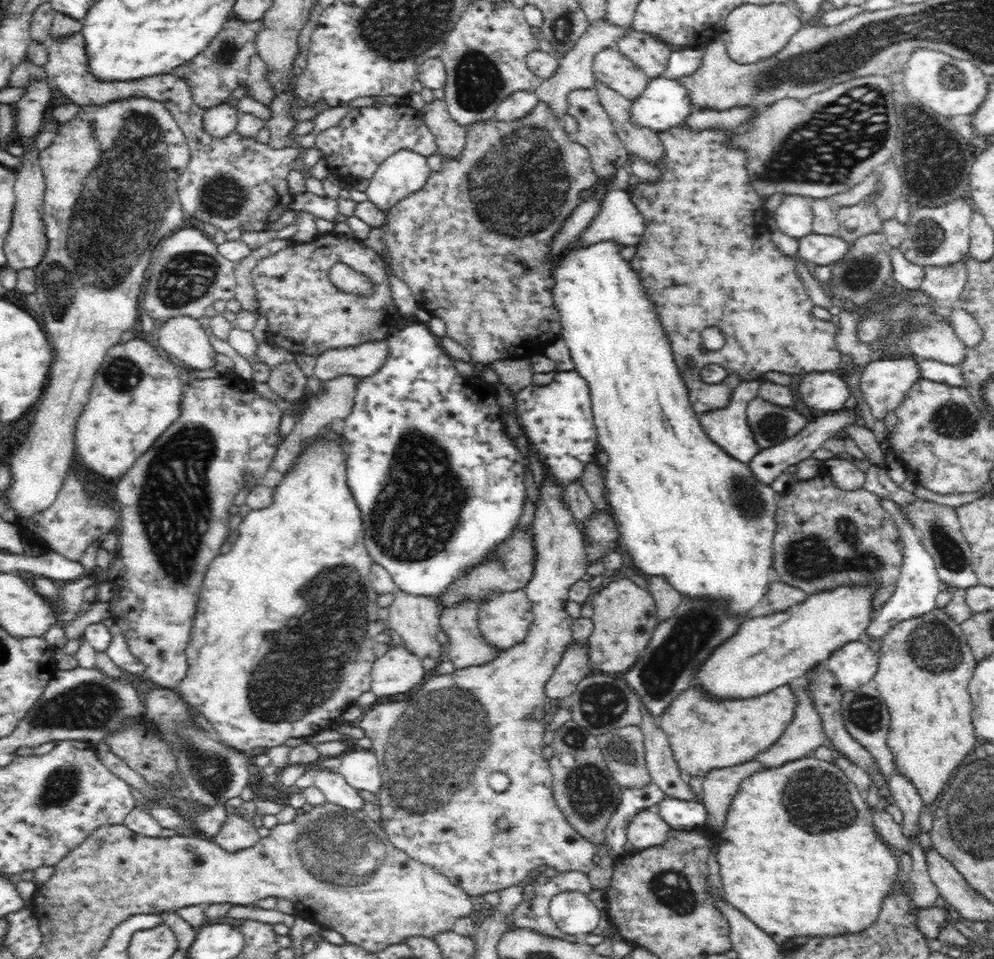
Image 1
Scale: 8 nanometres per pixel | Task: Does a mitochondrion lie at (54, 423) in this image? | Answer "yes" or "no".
no

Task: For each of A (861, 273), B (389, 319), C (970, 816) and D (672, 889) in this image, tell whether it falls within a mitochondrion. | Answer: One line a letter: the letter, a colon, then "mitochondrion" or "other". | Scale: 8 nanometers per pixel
A: mitochondrion
B: other
C: mitochondrion
D: mitochondrion

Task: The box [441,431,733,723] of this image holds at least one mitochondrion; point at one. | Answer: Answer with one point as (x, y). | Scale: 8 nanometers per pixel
(695, 630)

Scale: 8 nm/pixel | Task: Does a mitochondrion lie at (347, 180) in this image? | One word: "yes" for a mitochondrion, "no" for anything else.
no

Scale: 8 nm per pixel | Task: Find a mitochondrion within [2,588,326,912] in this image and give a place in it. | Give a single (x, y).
(91, 705)

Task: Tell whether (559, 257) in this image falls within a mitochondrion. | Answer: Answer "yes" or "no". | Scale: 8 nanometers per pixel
no

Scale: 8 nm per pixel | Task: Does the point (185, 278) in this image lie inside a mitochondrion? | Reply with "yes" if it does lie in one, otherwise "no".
yes

